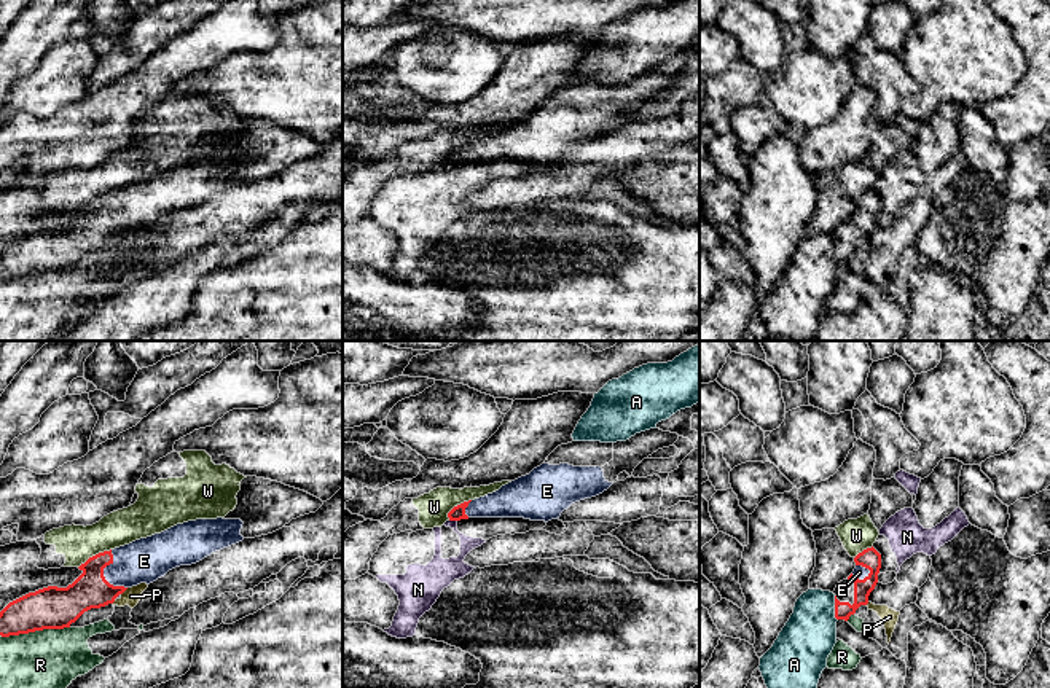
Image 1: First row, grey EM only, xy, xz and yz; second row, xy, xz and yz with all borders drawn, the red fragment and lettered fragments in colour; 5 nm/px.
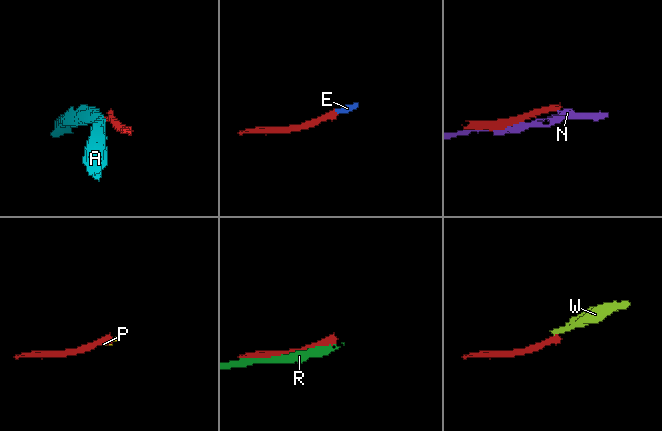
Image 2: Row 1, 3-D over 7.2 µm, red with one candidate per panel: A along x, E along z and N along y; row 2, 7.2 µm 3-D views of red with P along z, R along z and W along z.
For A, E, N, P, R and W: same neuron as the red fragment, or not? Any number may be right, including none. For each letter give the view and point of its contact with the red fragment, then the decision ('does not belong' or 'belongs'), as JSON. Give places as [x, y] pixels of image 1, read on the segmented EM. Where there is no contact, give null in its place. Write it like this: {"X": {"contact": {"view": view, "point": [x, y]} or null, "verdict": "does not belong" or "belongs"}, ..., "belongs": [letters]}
{"A": {"contact": {"view": "yz", "point": [835, 609]}, "verdict": "does not belong"}, "E": {"contact": {"view": "xy", "point": [102, 575]}, "verdict": "belongs"}, "N": {"contact": {"view": "xz", "point": [453, 519]}, "verdict": "does not belong"}, "P": {"contact": {"view": "xy", "point": [125, 590]}, "verdict": "does not belong"}, "R": {"contact": {"view": "xy", "point": [34, 631]}, "verdict": "does not belong"}, "W": {"contact": {"view": "xy", "point": [96, 555]}, "verdict": "does not belong"}, "belongs": ["E"]}

